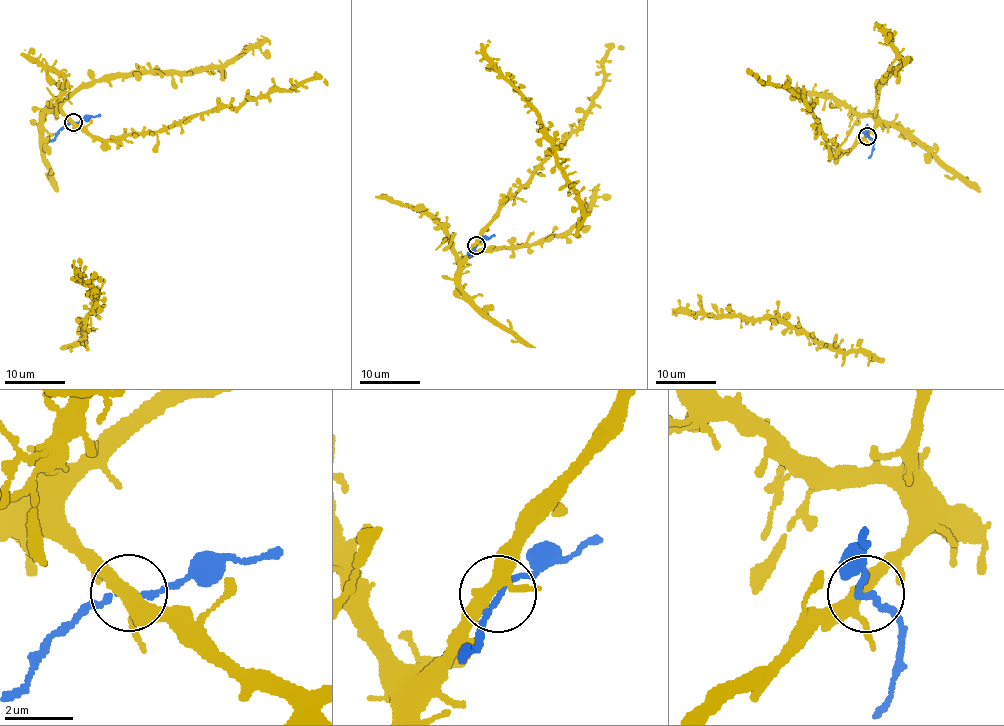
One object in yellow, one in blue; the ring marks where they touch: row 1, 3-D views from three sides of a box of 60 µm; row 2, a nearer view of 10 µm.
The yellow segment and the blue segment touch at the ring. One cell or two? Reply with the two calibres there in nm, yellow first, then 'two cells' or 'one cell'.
360/170 nm | one cell

